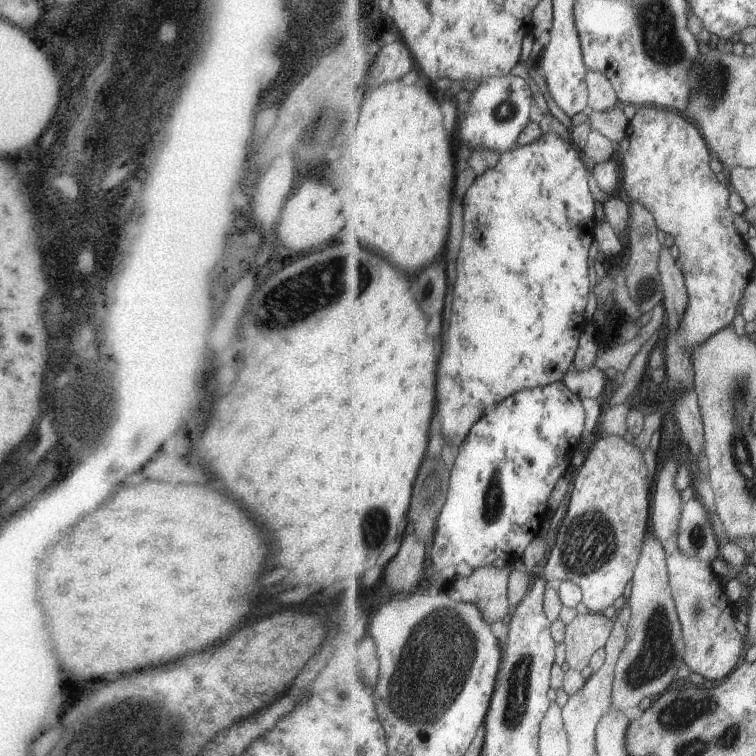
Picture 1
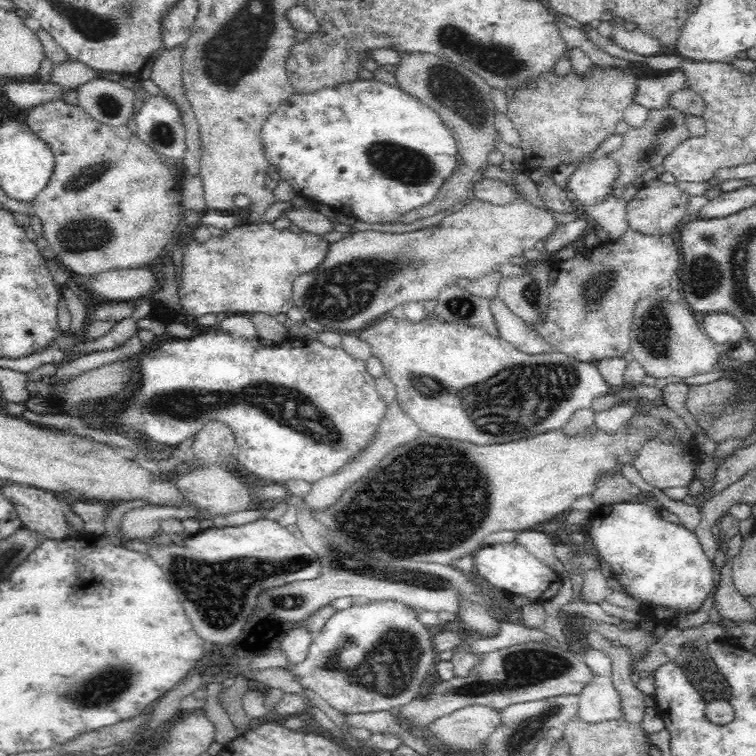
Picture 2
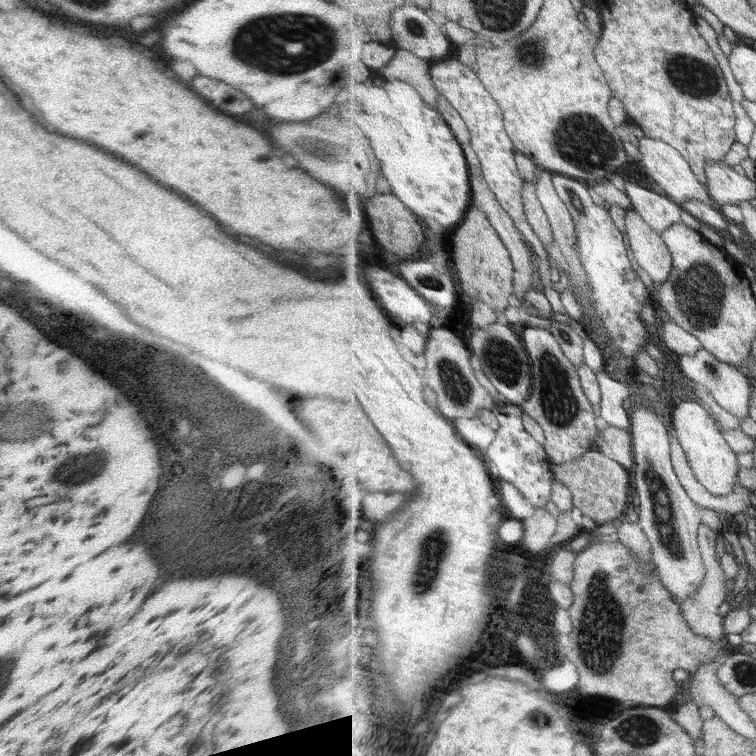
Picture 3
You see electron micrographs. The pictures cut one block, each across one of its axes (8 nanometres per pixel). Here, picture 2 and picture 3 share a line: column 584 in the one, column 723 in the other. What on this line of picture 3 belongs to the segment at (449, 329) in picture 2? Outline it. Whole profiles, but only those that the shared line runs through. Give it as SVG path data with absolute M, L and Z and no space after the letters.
M701 347L693 356L680 355L678 366L682 371L685 378L689 378L695 382L701 383L706 386L711 394L716 398L716 401L731 414L737 417L737 420L743 420L747 415L749 415L749 397L751 396L752 378L745 372L743 368L738 368L731 363L723 362L718 359L711 351L705 350Z

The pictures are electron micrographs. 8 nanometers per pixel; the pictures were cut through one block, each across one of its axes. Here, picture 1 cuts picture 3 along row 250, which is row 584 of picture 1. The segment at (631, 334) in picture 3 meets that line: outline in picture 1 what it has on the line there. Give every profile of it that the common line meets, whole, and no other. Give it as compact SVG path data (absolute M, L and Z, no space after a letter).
M617 435L598 436L593 441L577 470L569 510L544 566L544 576L548 580L573 581L581 586L584 592L582 602L593 613L602 613L623 596L625 586L634 578L642 556L645 532L649 526L649 472L643 456L645 454L635 444L625 442Z

